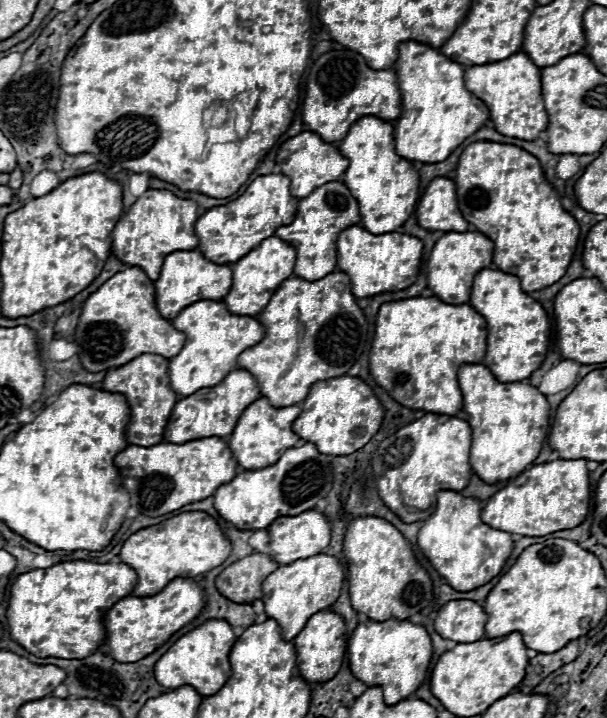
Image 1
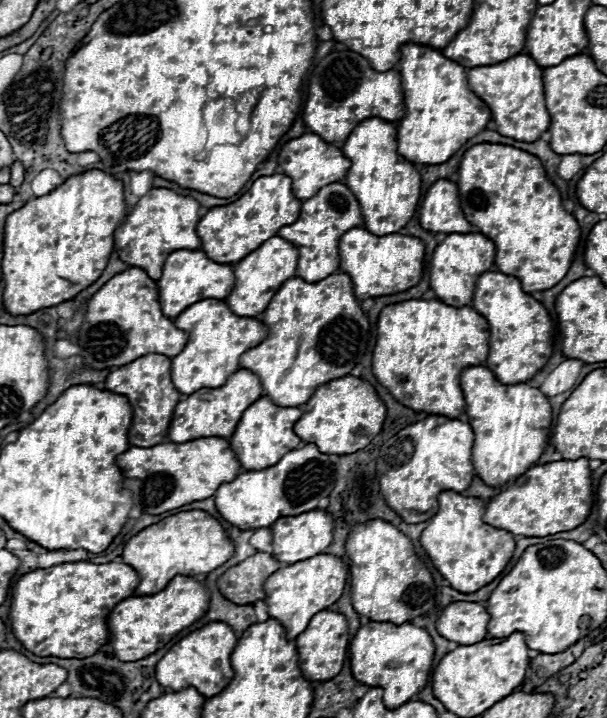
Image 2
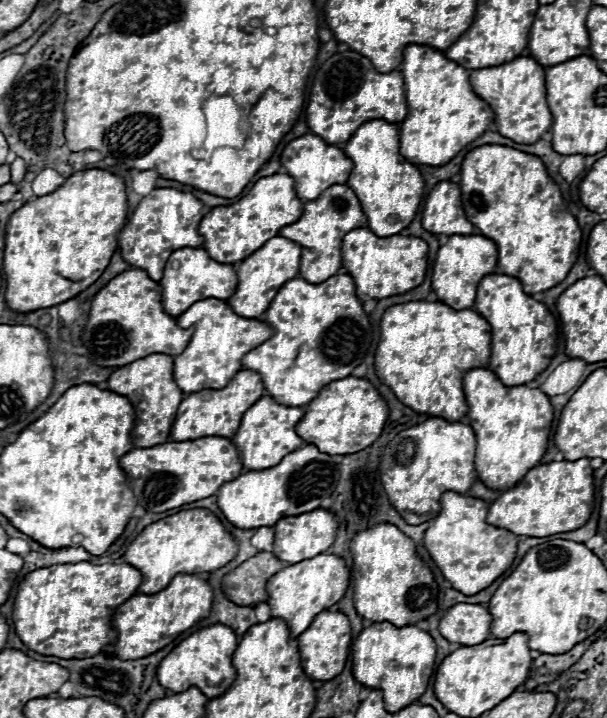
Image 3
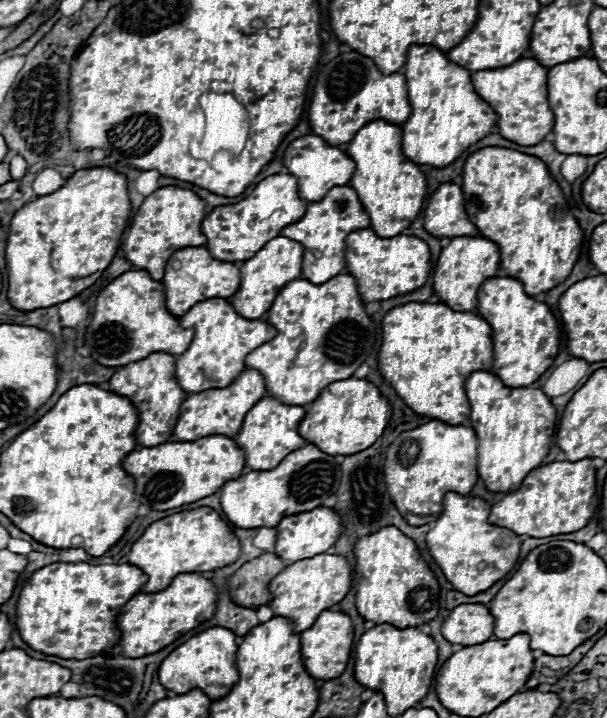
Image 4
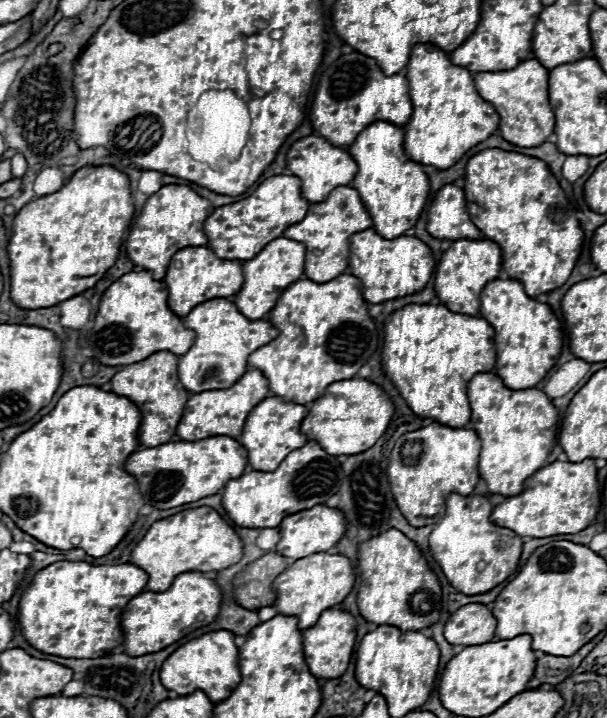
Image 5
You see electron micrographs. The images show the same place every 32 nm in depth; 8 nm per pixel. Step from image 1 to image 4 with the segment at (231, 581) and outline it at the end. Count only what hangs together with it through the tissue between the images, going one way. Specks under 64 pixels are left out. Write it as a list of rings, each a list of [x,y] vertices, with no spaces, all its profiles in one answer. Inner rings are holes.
[[[266,552],[250,562],[246,562],[234,576],[230,576],[232,600],[244,608],[258,608],[272,602],[268,584],[276,574],[280,574],[288,562],[284,562],[274,552]]]

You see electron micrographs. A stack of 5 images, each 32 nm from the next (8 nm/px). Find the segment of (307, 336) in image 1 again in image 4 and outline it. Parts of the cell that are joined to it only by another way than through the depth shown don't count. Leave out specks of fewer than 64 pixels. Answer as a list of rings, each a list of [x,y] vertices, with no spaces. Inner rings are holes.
[[[338,274],[324,284],[312,284],[302,278],[290,282],[284,286],[284,290],[280,290],[276,302],[266,314],[266,320],[278,330],[278,334],[272,338],[272,342],[266,342],[248,354],[246,368],[258,370],[266,380],[268,392],[272,392],[272,396],[284,404],[304,406],[308,402],[314,402],[328,384],[352,378],[352,374],[376,348],[376,328],[366,314],[364,302],[358,294],[358,282],[350,274]]]

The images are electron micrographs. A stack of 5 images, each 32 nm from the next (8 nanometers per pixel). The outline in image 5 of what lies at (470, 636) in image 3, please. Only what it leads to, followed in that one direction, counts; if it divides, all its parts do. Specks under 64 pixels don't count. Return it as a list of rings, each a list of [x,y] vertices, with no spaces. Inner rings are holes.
[[[466,604],[458,608],[444,626],[444,636],[450,644],[478,646],[492,642],[496,618],[484,604]]]

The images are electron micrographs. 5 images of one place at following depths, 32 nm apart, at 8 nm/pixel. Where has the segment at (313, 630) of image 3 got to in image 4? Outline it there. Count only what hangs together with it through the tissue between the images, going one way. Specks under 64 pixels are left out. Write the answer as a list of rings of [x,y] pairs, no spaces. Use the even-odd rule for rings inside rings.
[[[324,610],[314,622],[314,626],[304,630],[300,638],[302,638],[302,658],[308,674],[320,680],[332,680],[346,670],[346,664],[350,660],[350,652],[354,646],[354,626],[348,614]]]

